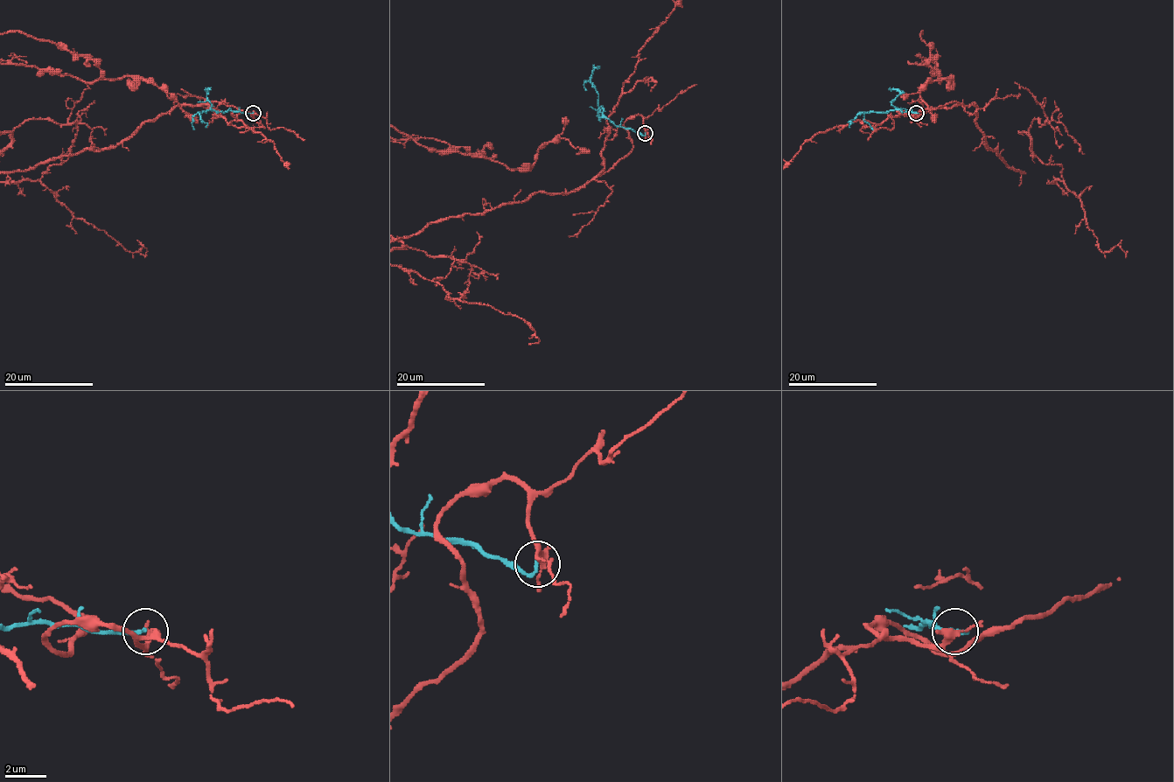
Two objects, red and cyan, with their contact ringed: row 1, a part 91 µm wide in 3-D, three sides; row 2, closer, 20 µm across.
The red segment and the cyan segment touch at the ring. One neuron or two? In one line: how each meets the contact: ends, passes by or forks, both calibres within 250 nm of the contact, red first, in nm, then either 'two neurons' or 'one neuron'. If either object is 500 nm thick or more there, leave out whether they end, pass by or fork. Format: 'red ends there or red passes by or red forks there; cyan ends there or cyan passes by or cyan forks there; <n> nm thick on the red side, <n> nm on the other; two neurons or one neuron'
red forks there; cyan ends there; 240 nm thick on the red side, 180 nm on the other; two neurons

